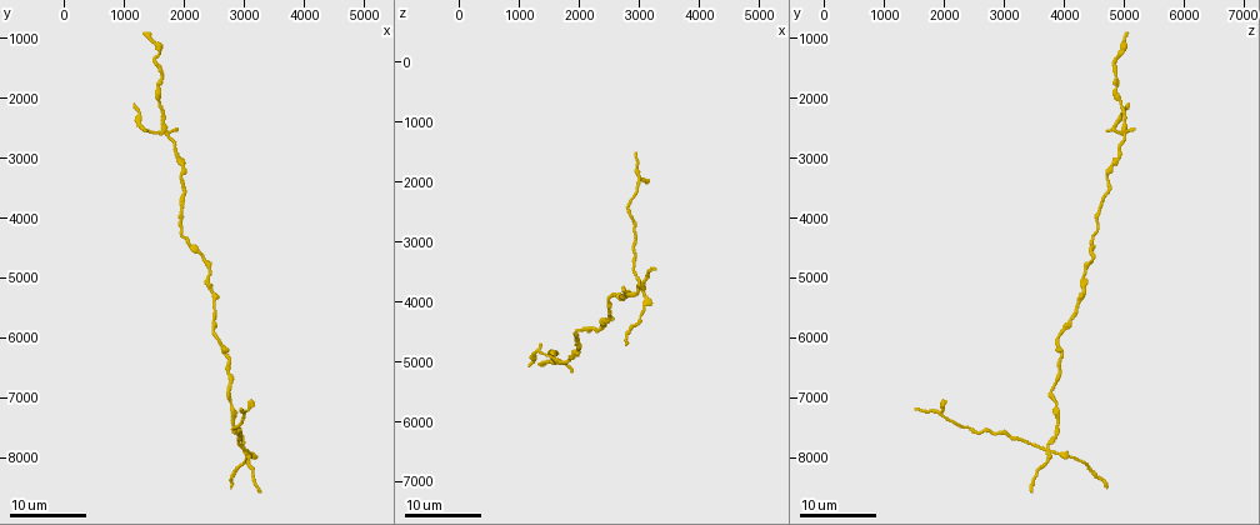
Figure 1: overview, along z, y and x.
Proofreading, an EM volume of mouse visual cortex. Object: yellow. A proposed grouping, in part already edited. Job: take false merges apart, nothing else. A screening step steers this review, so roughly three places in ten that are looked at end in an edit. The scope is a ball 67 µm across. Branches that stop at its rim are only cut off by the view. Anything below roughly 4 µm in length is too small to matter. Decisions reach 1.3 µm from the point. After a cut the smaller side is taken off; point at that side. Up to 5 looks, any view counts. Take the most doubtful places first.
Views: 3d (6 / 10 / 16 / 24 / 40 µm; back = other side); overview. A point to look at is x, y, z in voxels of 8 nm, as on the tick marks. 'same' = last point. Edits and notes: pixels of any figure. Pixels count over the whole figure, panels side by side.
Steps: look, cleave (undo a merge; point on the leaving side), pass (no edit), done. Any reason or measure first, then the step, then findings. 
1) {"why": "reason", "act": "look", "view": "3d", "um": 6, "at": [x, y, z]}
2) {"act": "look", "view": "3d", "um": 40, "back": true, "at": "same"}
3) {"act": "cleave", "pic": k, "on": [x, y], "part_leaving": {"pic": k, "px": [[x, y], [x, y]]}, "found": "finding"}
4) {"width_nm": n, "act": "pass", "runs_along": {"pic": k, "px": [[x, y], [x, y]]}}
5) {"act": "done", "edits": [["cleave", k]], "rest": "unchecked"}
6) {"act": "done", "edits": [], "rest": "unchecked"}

{"why": "four arms meet", "act": "look", "view": "3d", "um": 24, "at": [3000, 7850, 3650]}

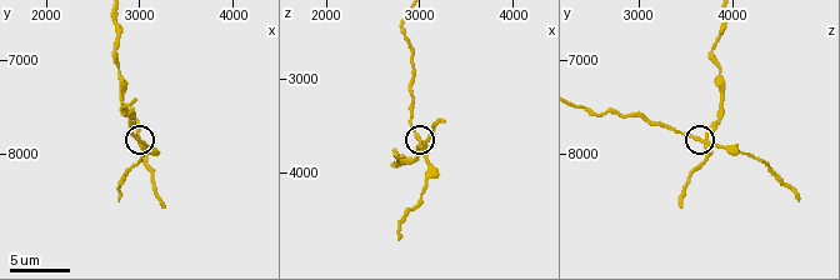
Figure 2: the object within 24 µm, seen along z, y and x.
{"act": "look", "view": "3d", "um": 10, "at": [3000, 7850, 3650]}

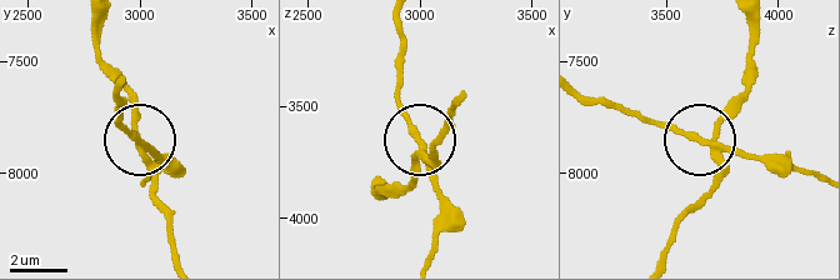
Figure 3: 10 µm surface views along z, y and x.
{"why": "closer look", "act": "look", "view": "3d", "um": 6, "at": [3000, 7860, 3670]}

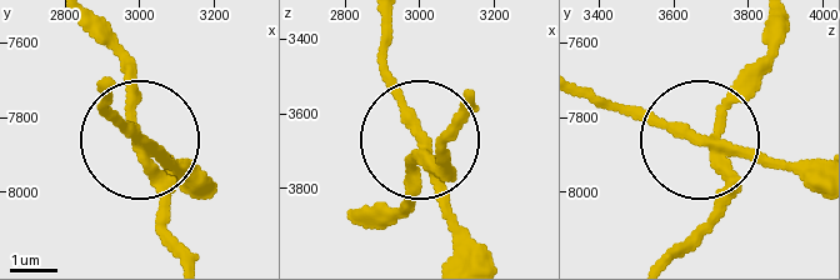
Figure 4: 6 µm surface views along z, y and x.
{"width_nm": 220, "act": "cleave", "pic": 4, "on": [455, 216], "part_leaving": {"pic": 4, "px": [[428, 155], [380, 28]]}, "found": "a second neuron is stuck on"}

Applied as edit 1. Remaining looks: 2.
{"why": "small branch off a trunk", "act": "look", "view": "3d", "um": 16, "at": [1650, 2500, 5000]}

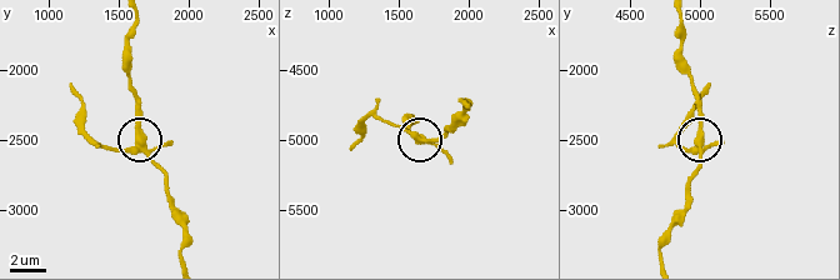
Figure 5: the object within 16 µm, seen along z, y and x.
{"why": "closer look", "act": "look", "view": "3d", "um": 10, "at": [1640, 2520, 5000]}

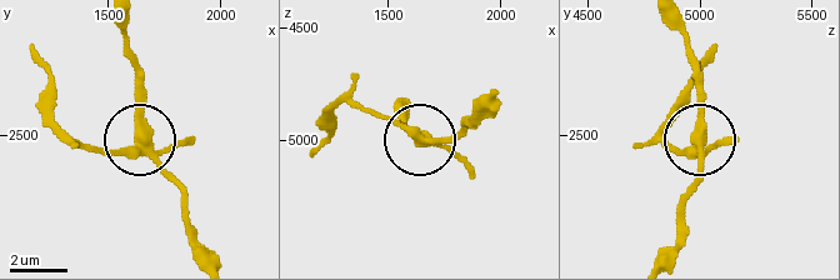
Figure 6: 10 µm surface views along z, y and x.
{"arms": 3, "act": "pass", "runs_along": {"pic": 6, "px": [[205, 256], [194, 243], [181, 185], [148, 149], [86, 149]]}, "found": "one neuron here"}

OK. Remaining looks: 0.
{"act": "done", "edits": [["cleave", 4]], "rest": "unchecked"}

